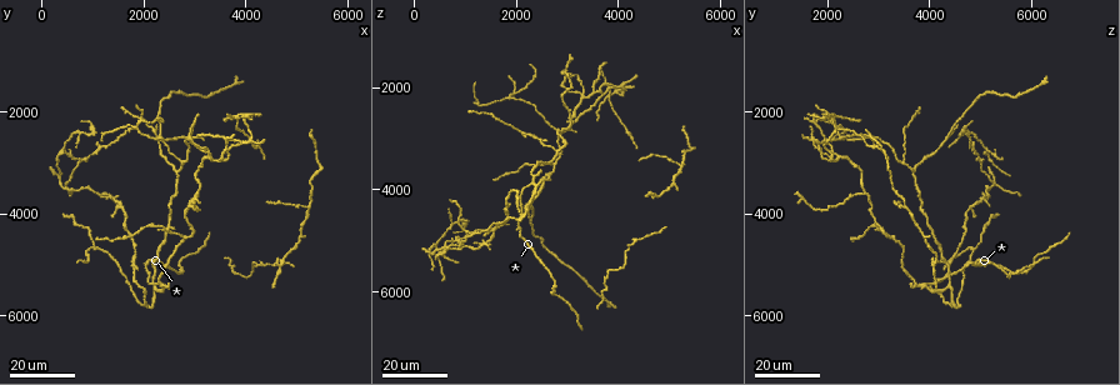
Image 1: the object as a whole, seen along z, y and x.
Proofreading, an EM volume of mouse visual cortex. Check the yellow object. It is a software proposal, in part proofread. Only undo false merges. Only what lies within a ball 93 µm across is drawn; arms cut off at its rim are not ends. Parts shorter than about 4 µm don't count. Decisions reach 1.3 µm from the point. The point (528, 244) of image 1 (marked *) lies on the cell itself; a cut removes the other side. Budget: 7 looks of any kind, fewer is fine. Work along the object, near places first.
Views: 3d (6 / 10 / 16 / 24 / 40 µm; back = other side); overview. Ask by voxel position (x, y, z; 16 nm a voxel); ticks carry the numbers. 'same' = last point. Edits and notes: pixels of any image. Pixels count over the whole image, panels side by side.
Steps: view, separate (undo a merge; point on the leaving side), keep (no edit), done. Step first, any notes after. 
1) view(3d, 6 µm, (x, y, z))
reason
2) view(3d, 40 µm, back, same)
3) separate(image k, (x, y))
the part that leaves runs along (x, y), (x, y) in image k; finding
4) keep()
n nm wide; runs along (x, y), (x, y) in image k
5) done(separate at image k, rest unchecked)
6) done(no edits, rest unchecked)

view(3d, 24 µm, (450, 2700, 5100))
branch point

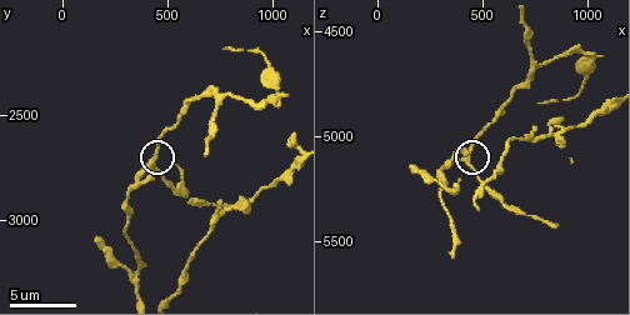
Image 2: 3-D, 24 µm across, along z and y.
view(3d, 10 µm, (430, 2730, 5120))
zoom in

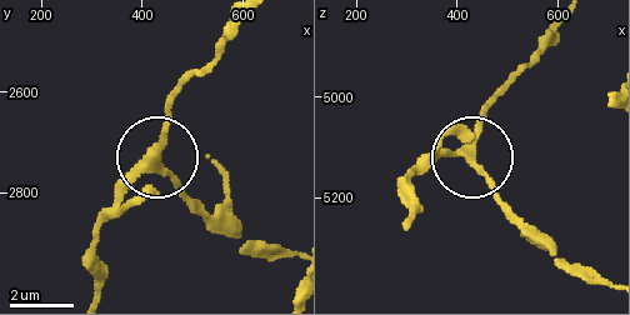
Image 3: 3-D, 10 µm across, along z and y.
keep()
3 arms; one cell here

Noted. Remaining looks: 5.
view(3d, 24 µm, (2350, 2550, 4300))
side arm on a straight run

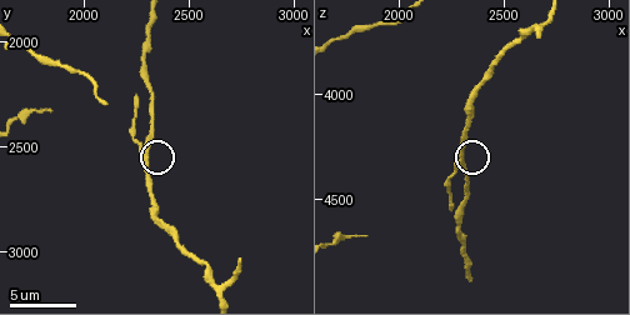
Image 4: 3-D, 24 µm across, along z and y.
view(3d, 6 µm, (2290, 2510, 4340))

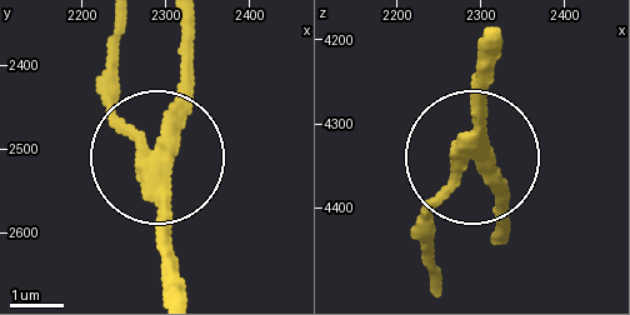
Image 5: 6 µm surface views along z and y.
view(3d, 6 µm, back, (2290, 2495, 4340))

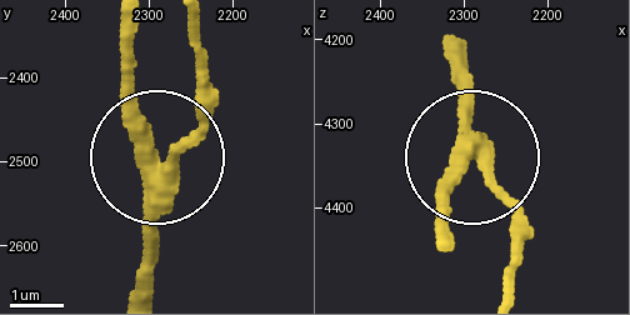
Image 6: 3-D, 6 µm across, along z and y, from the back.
keep()
310 nm wide; one cell here

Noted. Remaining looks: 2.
view(3d, 16 µm, (1950, 2200, 2150))

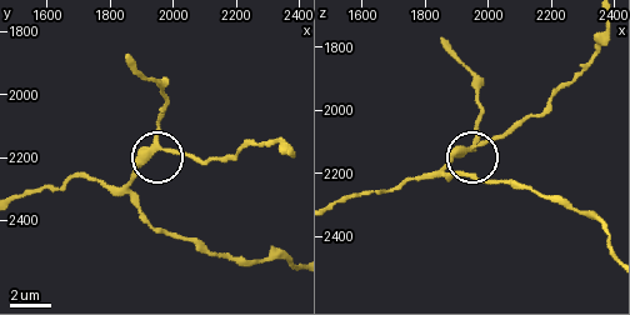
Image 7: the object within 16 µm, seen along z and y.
view(3d, 6 µm, (1960, 2170, 2110))

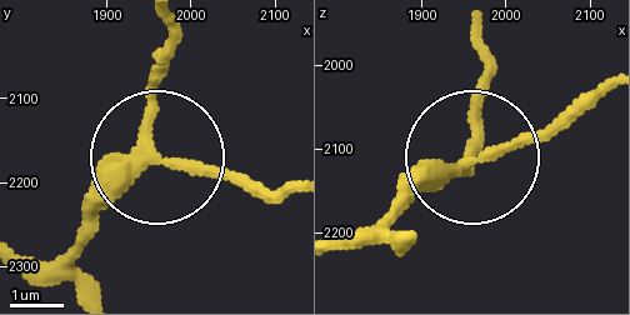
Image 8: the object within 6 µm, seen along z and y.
keep()
side arm 9 µm; runs along (410, 231), (401, 204), (468, 159), (473, 128) in image 8; one cell here

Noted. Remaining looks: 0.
done(no edits, rest unchecked)

